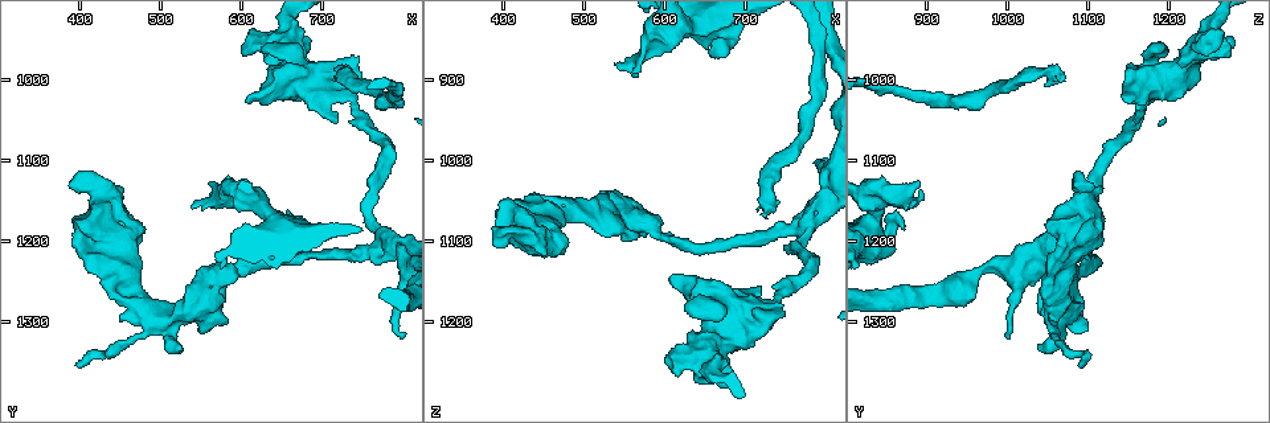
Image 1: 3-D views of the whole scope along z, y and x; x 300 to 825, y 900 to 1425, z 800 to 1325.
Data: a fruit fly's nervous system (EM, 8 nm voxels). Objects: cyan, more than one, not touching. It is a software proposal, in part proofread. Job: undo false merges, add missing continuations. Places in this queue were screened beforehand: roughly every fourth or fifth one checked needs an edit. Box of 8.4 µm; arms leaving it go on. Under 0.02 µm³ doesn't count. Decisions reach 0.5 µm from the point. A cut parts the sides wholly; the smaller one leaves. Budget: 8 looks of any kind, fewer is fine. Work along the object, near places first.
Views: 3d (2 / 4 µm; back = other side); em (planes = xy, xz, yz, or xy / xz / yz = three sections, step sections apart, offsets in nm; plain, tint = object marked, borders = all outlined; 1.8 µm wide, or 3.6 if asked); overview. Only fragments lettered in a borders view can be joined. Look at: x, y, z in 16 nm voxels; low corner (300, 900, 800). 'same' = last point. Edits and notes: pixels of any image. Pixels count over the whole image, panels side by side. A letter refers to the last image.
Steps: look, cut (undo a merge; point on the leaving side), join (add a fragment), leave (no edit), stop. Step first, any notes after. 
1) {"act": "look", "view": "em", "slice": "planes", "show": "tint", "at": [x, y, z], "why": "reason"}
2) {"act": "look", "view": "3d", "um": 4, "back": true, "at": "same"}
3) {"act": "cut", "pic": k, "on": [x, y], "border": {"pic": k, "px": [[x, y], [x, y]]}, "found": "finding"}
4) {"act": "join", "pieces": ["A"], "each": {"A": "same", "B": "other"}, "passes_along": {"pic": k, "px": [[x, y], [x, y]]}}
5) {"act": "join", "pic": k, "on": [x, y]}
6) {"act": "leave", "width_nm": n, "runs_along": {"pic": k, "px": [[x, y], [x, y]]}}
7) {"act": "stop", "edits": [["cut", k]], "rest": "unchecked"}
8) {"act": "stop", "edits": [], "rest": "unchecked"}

{"act": "look", "view": "em", "slice": "planes", "show": "borders", "at": [775, 1195, 1085], "why": "sharp bend"}

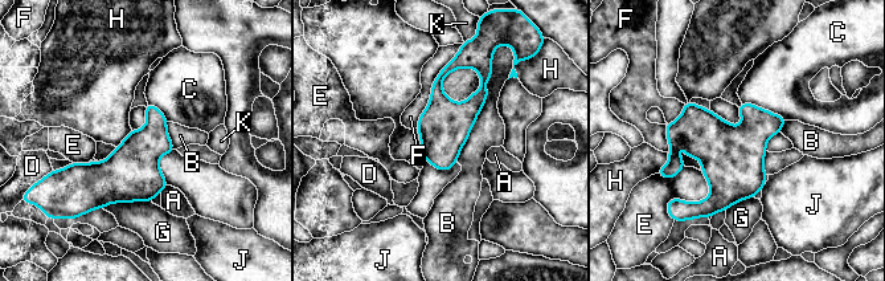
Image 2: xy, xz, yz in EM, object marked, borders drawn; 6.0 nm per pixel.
{"act": "leave", "width_nm": 300, "longest_contact_nm": ["B", 650], "each": {"A": "other", "B": "other", "C": "other", "D": "other", "E": "other", "F": "other", "G": "other", "H": "other", "J": "other", "K": "other"}, "found": "continuous, no second neuron"}

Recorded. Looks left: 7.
{"act": "look", "view": "em", "slice": "xy", "step": 16, "show": "borders", "at": [385, 1130, 1105], "why": "branch stops here"}

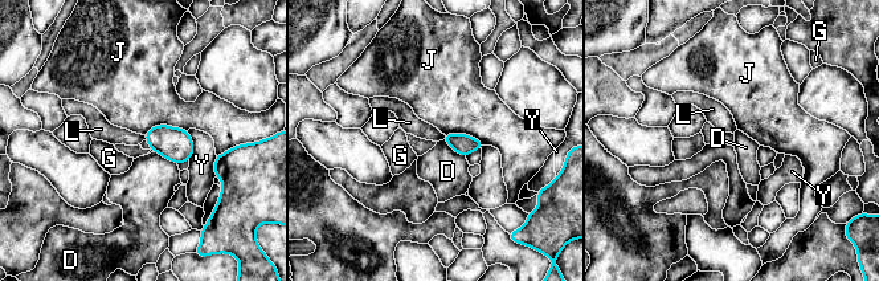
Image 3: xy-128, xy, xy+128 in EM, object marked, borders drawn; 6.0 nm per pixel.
{"act": "look", "view": "em", "slice": "planes", "show": "borders", "at": "same", "why": "another direction"}

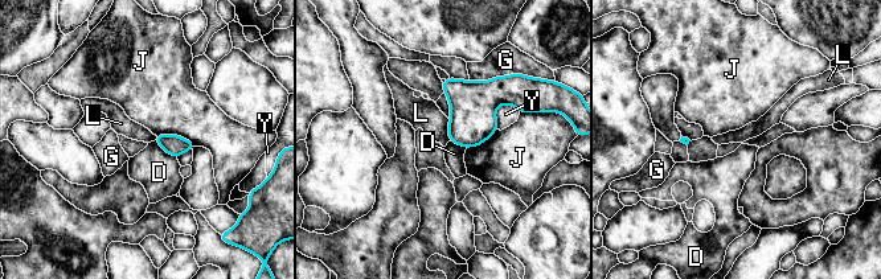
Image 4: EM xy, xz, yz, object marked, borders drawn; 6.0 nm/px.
{"act": "leave", "each": {"D": "other", "G": "other", "J": "other", "L": "other", "Y": "other"}, "border": {"pic": 4, "px": [[450, 119], [449, 140]]}, "found": "no lettered fragment goes on from it"}

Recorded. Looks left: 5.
{"act": "look", "view": "3d", "um": 2, "at": [660, 1180, 875], "why": "free end"}

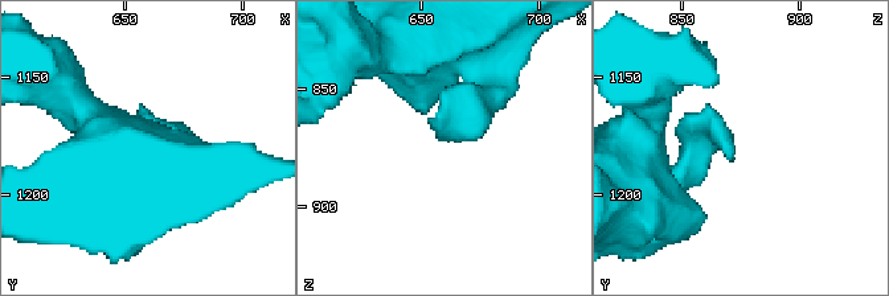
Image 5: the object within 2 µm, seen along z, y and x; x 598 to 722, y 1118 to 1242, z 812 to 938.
{"act": "look", "view": "em", "slice": "yz", "step": 16, "show": "borders", "at": [658, 1183, 871]}

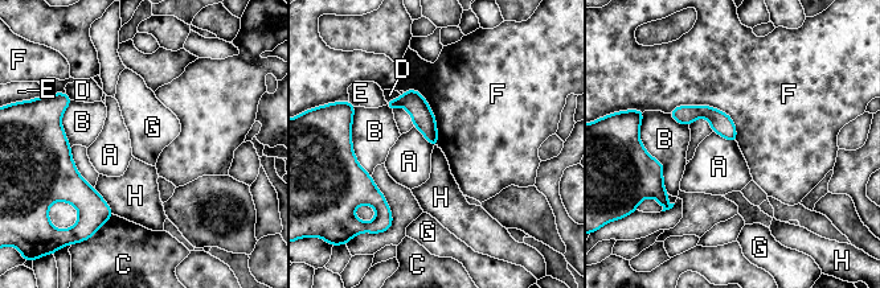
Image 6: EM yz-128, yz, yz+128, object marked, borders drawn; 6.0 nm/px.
{"act": "leave", "each": {"A": "other", "B": "other", "C": "other", "D": "other", "E": "other", "F": "other", "G": "other", "H": "other"}, "border": {"pic": 6, "px": [[668, 112], [712, 106], [737, 142]]}, "found": "no lettered fragment goes on from it"}

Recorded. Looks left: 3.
{"act": "stop", "edits": [], "rest": "unchecked"}

